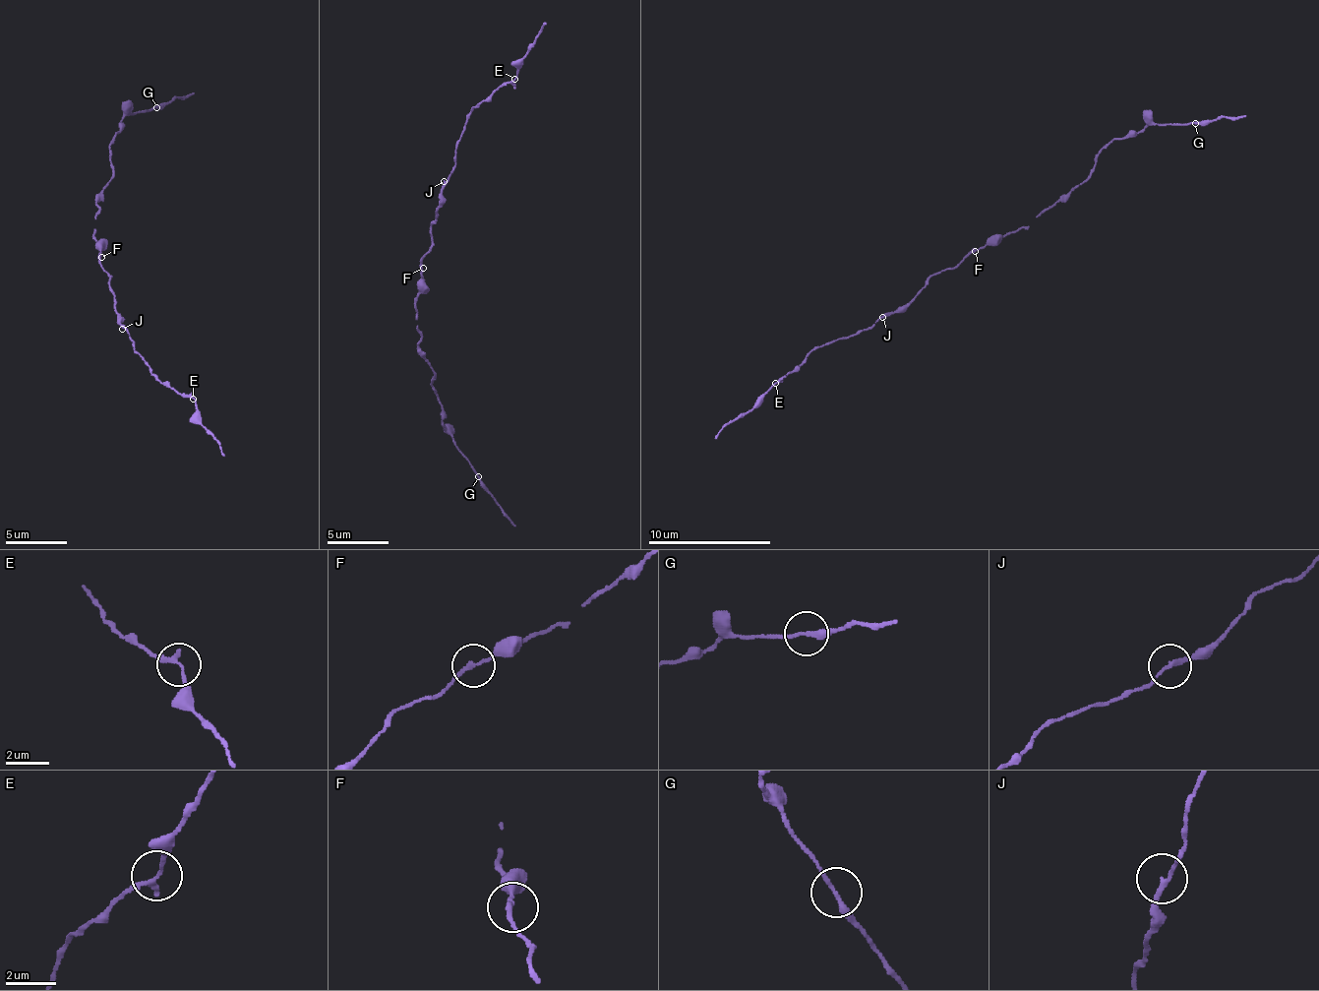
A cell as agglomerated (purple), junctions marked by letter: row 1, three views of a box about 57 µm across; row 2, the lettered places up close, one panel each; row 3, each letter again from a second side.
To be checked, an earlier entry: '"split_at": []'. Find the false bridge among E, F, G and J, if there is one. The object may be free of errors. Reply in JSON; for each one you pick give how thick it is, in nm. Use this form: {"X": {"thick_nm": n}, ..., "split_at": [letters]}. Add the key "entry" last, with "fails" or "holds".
{"G": {"thick_nm": 200}, "split_at": ["G"], "entry": "fails"}

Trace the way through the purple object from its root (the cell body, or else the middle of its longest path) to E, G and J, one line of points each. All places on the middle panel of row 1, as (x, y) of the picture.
E: (419, 265), (419, 259), (432, 247), (435, 207), (444, 180), (456, 163), (456, 143), (465, 116), (514, 79)
G: (419, 265), (419, 354), (435, 372), (432, 391), (441, 405), (441, 423), (478, 477)
J: (419, 265), (419, 259), (432, 247), (435, 207), (441, 199), (444, 181)

